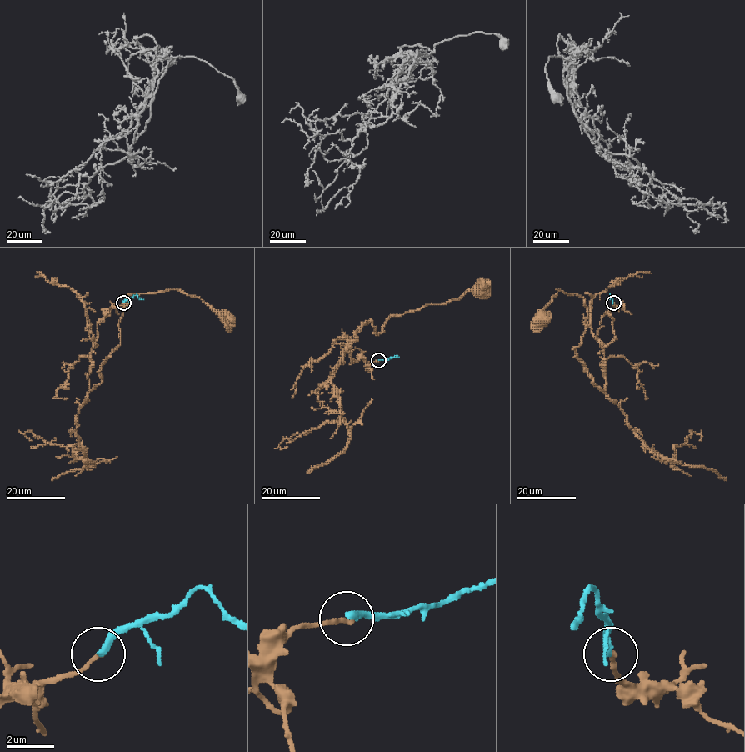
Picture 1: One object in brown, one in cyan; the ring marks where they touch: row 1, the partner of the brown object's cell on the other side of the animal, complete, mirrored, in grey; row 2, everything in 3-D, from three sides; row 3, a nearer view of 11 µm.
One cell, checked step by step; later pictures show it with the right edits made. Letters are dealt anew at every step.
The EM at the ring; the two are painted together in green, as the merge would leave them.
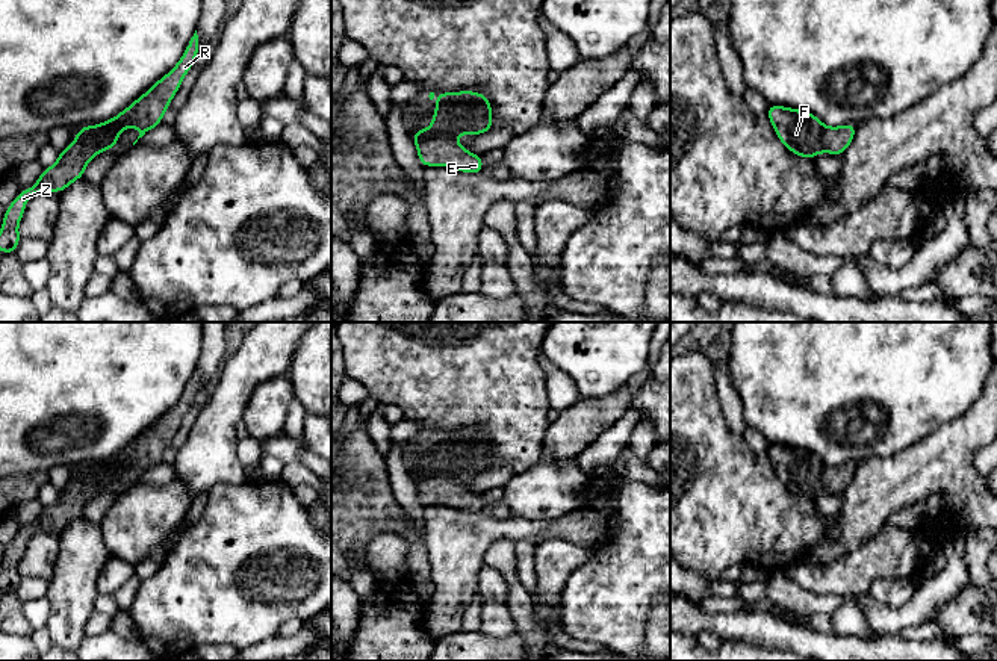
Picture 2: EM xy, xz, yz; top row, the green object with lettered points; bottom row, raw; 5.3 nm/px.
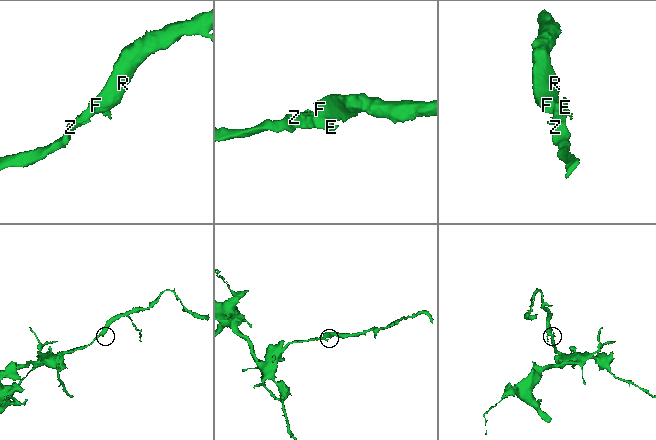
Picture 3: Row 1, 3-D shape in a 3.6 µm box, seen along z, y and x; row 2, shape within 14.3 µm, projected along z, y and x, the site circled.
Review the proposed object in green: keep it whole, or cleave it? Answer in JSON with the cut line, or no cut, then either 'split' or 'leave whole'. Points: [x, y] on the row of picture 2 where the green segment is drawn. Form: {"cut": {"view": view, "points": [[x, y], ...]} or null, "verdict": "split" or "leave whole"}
{"cut": null, "verdict": "leave whole"}

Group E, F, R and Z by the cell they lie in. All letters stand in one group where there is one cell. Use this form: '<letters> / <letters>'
E F R Z

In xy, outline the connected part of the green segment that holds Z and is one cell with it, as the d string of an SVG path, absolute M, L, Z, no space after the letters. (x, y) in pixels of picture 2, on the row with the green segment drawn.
M197 30L175 67L159 79L144 95L138 97L116 116L97 126L82 126L73 144L59 151L57 160L44 168L32 188L21 189L6 207L0 228L0 251L15 253L21 242L18 225L30 197L39 192L64 192L73 182L83 178L86 165L100 153L118 147L118 135L129 127L139 129L139 138L162 124L171 98L179 92L183 77L195 65L198 53Z

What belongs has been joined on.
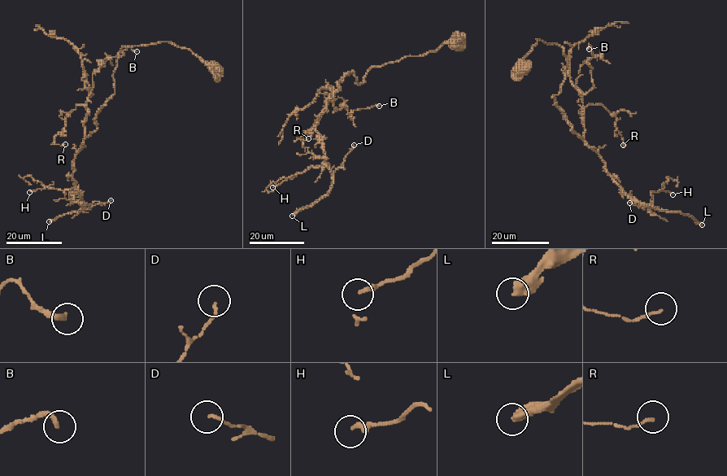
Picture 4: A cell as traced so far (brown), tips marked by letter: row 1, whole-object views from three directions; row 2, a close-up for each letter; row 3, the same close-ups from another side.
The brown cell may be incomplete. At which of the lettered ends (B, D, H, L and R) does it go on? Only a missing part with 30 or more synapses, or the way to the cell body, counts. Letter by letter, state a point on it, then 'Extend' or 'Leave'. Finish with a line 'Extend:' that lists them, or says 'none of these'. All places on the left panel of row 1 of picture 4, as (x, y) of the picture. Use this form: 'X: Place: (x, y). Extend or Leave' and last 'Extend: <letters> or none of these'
B: Place: (137, 51). Leave
D: Place: (111, 200). Leave
H: Place: (29, 192). Leave
L: Place: (49, 221). Extend
R: Place: (65, 144). Leave
Extend: L

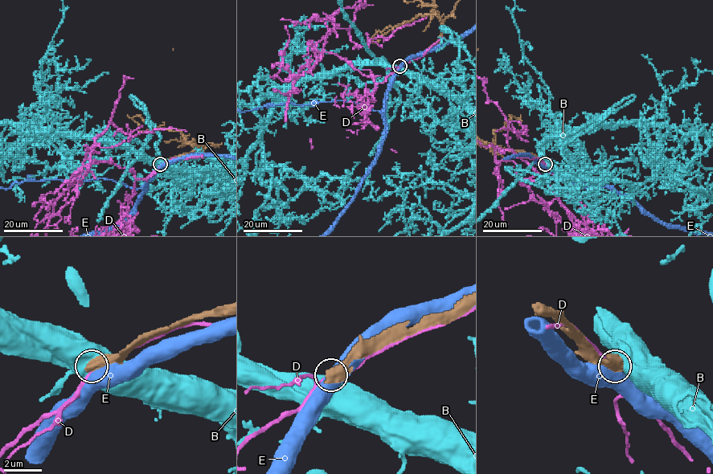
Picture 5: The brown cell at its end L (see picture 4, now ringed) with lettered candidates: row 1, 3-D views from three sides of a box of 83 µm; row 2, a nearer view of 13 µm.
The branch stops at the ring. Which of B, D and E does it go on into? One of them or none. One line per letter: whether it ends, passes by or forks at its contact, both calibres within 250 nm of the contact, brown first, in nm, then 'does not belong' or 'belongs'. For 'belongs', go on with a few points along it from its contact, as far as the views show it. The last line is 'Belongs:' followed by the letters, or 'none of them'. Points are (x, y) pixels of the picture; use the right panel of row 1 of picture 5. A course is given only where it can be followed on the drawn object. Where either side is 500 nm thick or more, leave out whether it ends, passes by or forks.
B: 600/800 nm | does not belong
D: 650/180 nm | does not belong
E: 480/700 nm | does not belong
Belongs: none of them

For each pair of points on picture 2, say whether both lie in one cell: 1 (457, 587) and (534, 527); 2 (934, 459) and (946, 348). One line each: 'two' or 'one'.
1: one
2: two

